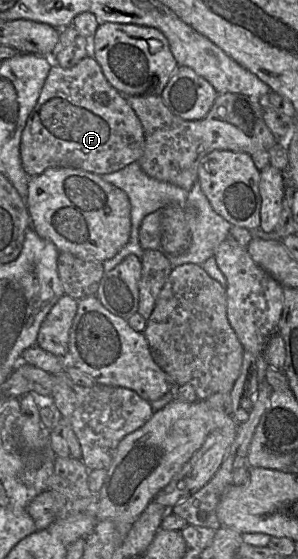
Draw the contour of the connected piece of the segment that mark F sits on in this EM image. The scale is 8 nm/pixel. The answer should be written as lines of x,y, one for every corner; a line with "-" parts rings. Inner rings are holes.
86,56
71,68
51,67
22,132
20,156
29,177
52,167
105,175
137,162
144,146
142,124
126,97
108,82
98,62

